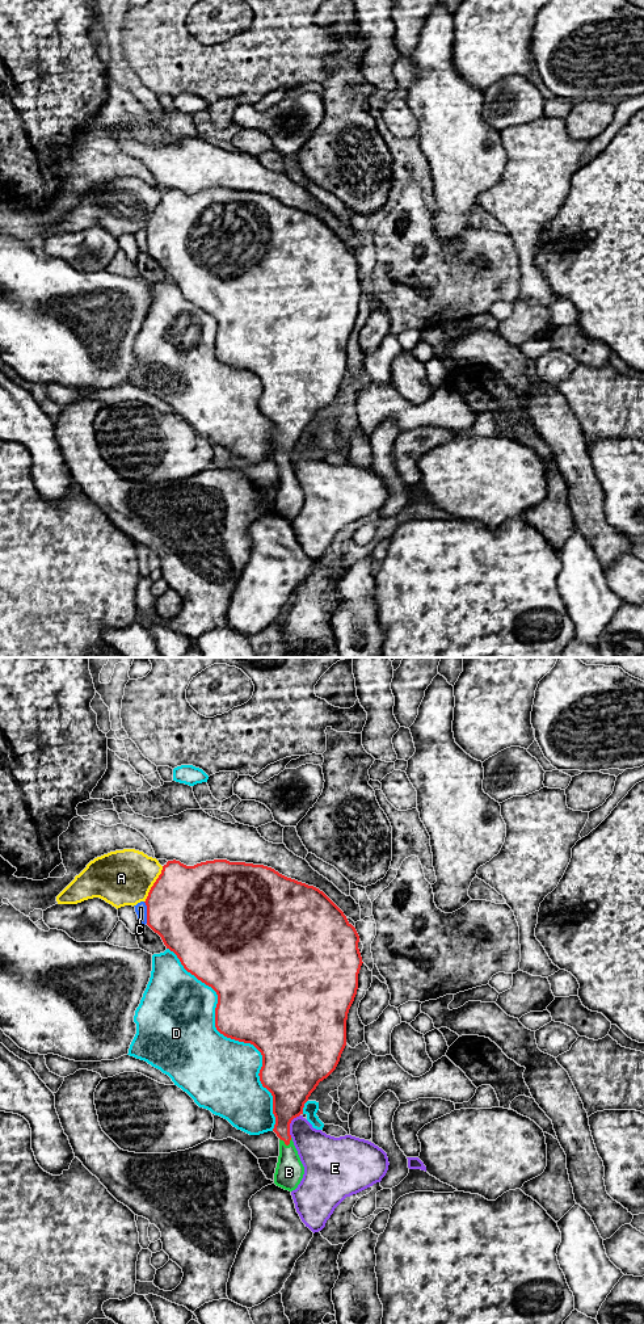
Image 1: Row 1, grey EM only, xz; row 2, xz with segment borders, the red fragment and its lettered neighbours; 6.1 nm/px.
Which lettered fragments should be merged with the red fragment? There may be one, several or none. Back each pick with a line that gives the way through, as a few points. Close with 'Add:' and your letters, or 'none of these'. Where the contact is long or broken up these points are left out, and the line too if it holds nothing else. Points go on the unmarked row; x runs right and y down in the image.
B: across xz (287, 432), (283, 442), (286, 473), (289, 500)
Add: B

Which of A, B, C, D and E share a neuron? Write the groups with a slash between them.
A / B / C / D / E

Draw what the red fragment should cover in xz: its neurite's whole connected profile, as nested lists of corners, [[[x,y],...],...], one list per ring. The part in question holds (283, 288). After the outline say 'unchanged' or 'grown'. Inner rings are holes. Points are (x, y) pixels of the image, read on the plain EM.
[[[214,188],[186,194],[168,189],[146,227],[147,253],[173,279],[184,297],[218,323],[215,356],[227,366],[251,371],[262,383],[260,409],[273,424],[273,459],[279,466],[274,512],[292,520],[304,495],[290,463],[290,451],[320,409],[337,395],[346,374],[346,348],[358,318],[362,285],[359,264],[344,240],[319,217],[272,196]]]; grown

